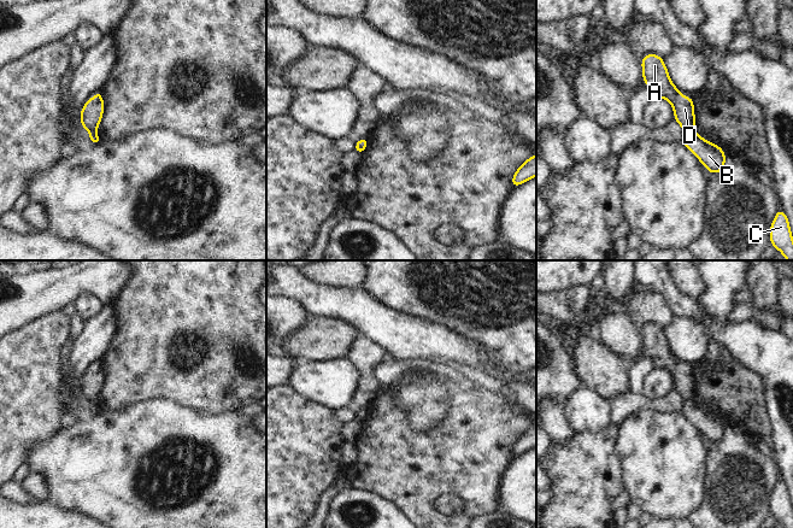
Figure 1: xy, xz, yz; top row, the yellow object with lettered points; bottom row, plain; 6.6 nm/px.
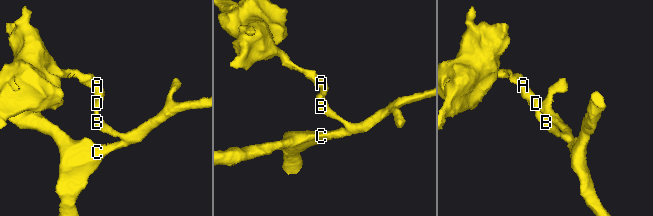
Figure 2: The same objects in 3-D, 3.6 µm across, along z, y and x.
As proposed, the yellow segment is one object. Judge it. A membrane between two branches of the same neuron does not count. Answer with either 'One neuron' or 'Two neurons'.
Two neurons.

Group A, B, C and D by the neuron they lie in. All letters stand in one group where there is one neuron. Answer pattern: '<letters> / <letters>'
A D / B C

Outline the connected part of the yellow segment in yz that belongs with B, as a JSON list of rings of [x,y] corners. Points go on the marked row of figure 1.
[[[693,129],[683,134],[685,146],[701,162],[711,174],[717,174],[723,170],[726,156],[721,147],[707,142],[700,137]]]

